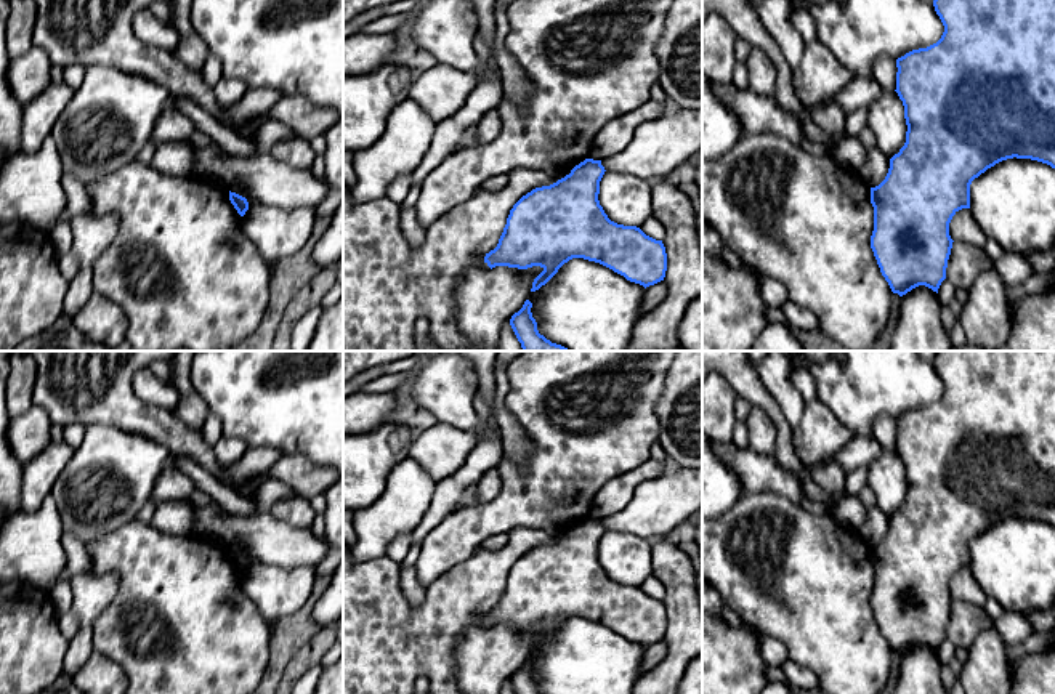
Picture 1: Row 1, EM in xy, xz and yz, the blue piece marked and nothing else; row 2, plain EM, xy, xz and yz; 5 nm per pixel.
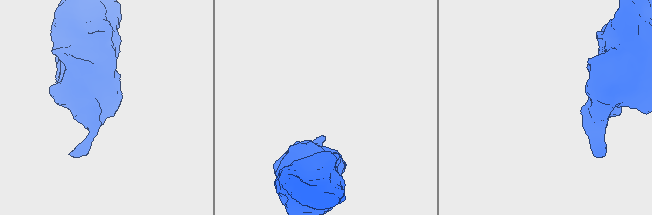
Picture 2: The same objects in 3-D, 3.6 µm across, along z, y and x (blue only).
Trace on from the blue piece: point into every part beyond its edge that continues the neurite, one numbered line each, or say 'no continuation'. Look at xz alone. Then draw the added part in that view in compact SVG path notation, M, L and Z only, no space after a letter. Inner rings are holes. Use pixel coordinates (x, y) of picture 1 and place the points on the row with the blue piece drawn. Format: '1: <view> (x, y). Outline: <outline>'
no continuation

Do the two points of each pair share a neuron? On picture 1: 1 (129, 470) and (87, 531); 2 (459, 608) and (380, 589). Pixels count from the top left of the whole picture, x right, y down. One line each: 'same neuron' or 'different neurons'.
1: same neuron
2: same neuron

